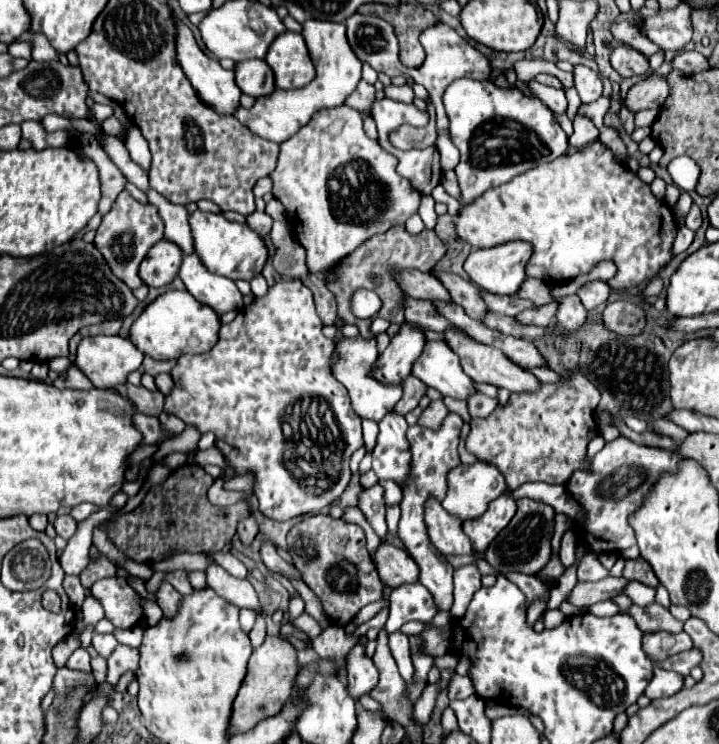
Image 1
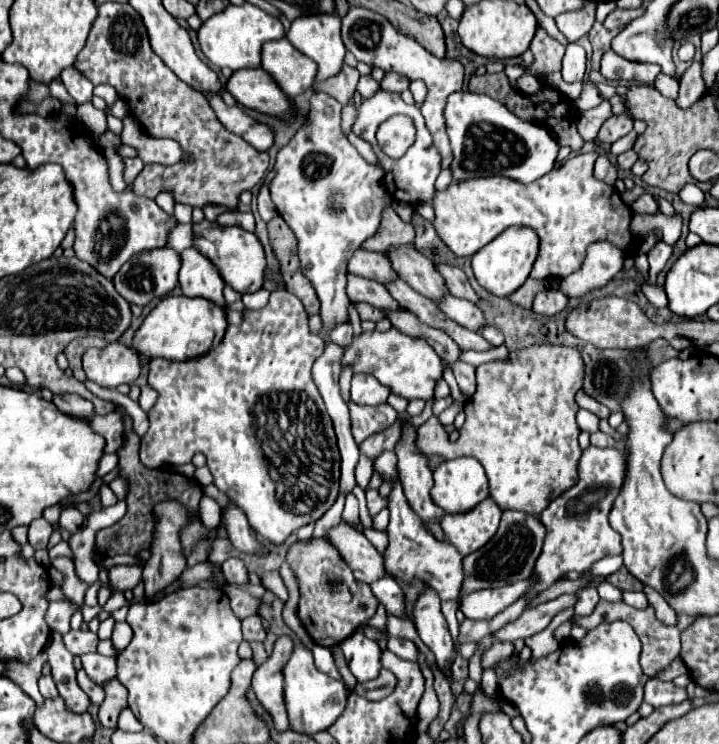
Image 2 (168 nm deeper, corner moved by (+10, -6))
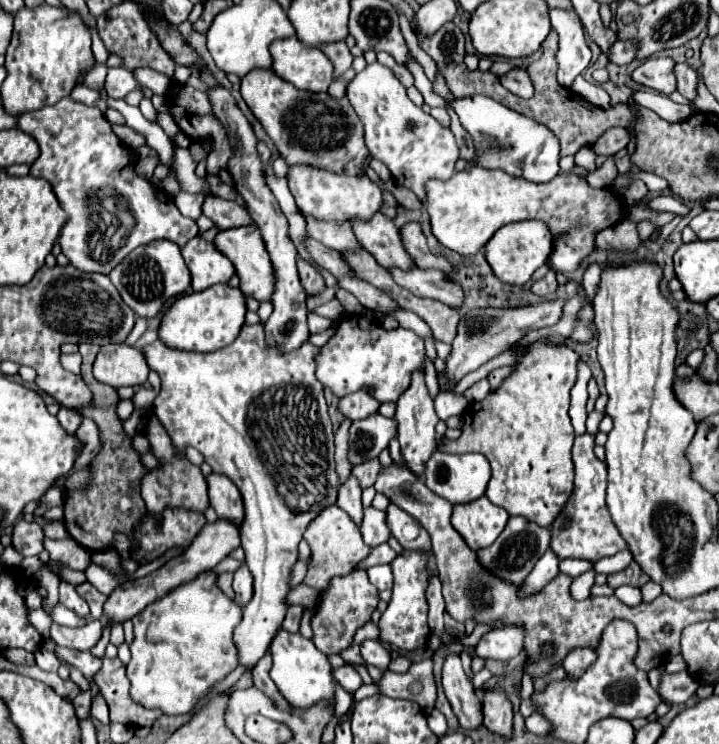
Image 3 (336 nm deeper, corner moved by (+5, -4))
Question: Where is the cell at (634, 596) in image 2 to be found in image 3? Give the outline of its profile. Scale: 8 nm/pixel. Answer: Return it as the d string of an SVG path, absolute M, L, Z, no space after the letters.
M619 586L619 588L615 590L615 596L617 596L621 602L629 604L629 606L635 606L635 604L641 604L641 602L643 602L641 590L639 590L639 588L633 588L633 586Z

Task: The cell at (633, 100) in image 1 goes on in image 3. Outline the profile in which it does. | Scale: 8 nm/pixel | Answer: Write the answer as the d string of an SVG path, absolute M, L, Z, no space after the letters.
M615 126L615 128L609 128L595 144L593 144L593 150L595 154L603 154L603 156L611 156L611 154L617 154L619 150L623 150L631 140L631 134L627 128L621 128L621 126Z

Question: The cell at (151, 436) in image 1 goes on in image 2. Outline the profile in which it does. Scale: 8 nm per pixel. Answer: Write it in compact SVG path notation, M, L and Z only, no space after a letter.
M116 412L104 414L104 416L92 416L90 420L90 428L104 436L106 444L104 444L104 452L116 452L122 442L124 442L124 424L122 424L122 416Z

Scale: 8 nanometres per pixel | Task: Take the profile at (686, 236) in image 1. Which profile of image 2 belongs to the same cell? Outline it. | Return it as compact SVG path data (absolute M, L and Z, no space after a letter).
M658 242L658 244L648 252L648 262L650 262L649 282L651 284L656 284L656 274L666 266L670 254L672 254L672 246L668 246L668 244L664 244L664 242Z

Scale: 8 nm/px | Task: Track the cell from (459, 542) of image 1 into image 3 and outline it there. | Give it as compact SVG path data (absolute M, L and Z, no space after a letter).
M423 372L417 374L417 378L413 378L413 386L409 386L409 390L405 390L405 394L401 394L401 398L397 400L395 418L399 422L399 434L397 434L397 438L401 442L401 454L403 454L405 466L415 476L423 476L425 474L425 462L433 456L433 452L437 448L435 426L439 422L439 418L437 418L437 414L433 410L433 400L427 394Z

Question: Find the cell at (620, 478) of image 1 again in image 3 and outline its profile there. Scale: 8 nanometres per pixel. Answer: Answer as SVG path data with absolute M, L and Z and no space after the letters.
M583 434L575 438L573 444L573 464L575 464L575 490L573 500L561 508L559 516L551 524L551 550L559 560L565 558L585 558L589 562L597 562L597 558L613 556L627 548L619 530L611 522L605 490L607 490L607 464L599 460L593 452L593 436Z

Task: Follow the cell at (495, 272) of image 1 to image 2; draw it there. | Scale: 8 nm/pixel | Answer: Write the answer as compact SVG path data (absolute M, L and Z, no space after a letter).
M524 226L506 228L500 236L496 236L496 240L492 240L492 244L486 244L480 252L472 256L472 270L482 288L492 292L494 296L510 296L526 282L536 256L538 256L536 232Z

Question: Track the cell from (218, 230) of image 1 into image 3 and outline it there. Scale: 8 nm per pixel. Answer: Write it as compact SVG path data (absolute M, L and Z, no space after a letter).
M249 224L249 226L219 230L219 234L215 236L213 242L215 242L215 248L233 262L235 272L237 272L239 282L241 282L241 286L239 286L241 292L245 296L251 296L251 298L259 300L259 302L271 300L271 294L273 294L273 268L271 268L269 254L265 250L265 242L263 242L257 226Z

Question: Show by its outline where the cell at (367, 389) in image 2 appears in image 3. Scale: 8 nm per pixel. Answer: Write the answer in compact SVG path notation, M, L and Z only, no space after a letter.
M357 390L345 398L341 398L339 408L345 416L349 416L351 420L361 420L367 418L371 414L375 414L379 410L381 402L377 398L373 398L373 394L369 390Z

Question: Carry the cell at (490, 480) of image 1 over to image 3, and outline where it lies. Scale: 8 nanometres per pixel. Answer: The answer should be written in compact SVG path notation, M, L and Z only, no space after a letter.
M435 450L433 458L429 458L429 462L425 466L427 466L425 484L435 494L449 500L451 504L467 504L467 502L481 498L485 494L487 482L491 478L491 468L483 454L445 454L445 452Z

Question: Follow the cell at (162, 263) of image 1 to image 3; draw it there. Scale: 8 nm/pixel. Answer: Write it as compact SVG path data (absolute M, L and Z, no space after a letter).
M149 242L149 246L139 246L109 274L109 278L125 304L143 318L153 318L167 300L183 294L191 284L189 268L181 256L181 248L173 242Z

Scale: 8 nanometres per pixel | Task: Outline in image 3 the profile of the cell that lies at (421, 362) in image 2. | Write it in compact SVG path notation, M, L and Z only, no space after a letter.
M343 316L337 320L337 334L321 348L317 356L317 378L331 388L335 396L347 396L361 388L369 388L381 402L397 402L411 386L411 376L425 368L425 342L407 328L385 330L375 320L363 316Z

